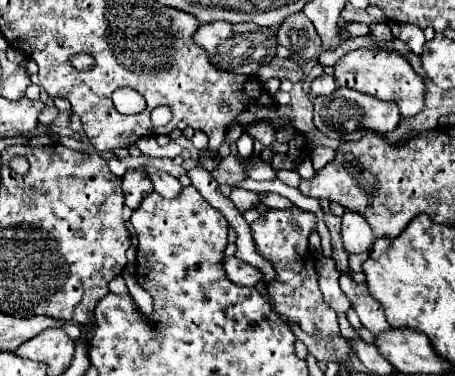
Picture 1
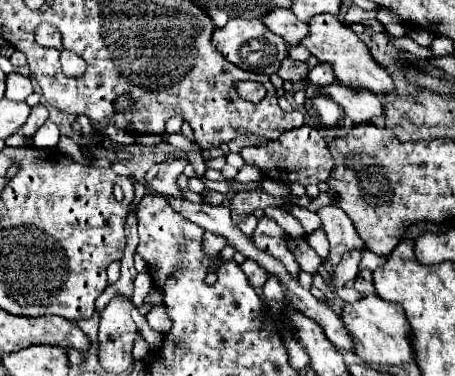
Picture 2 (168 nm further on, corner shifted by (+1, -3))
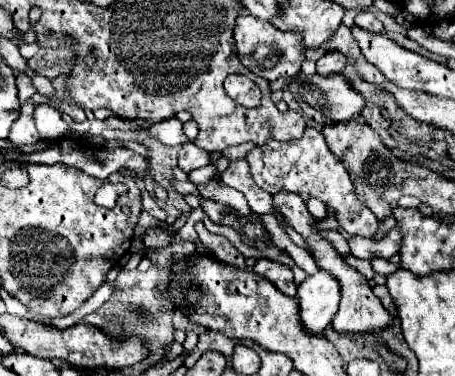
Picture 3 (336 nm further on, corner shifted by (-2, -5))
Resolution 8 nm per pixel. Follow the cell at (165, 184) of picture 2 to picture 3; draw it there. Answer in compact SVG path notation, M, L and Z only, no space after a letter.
M194 142L182 144L182 148L180 148L180 152L178 152L178 166L180 166L184 172L202 168L202 166L206 166L206 164L210 164L210 152L198 148Z

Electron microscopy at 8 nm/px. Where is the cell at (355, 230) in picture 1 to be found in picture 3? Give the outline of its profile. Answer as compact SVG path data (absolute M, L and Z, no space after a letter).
M326 272L308 276L298 286L298 316L308 334L322 334L340 302L340 284Z

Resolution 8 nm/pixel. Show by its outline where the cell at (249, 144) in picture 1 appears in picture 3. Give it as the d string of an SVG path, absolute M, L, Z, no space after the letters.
M306 128L300 140L292 140L288 144L270 138L264 146L256 146L246 154L246 162L250 164L250 174L254 182L270 192L276 194L278 190L290 190L304 200L318 198L322 200L338 218L338 224L348 234L358 236L374 236L378 228L378 218L356 198L354 184L346 172L346 168L336 160L330 148L324 142L324 136L316 128Z

